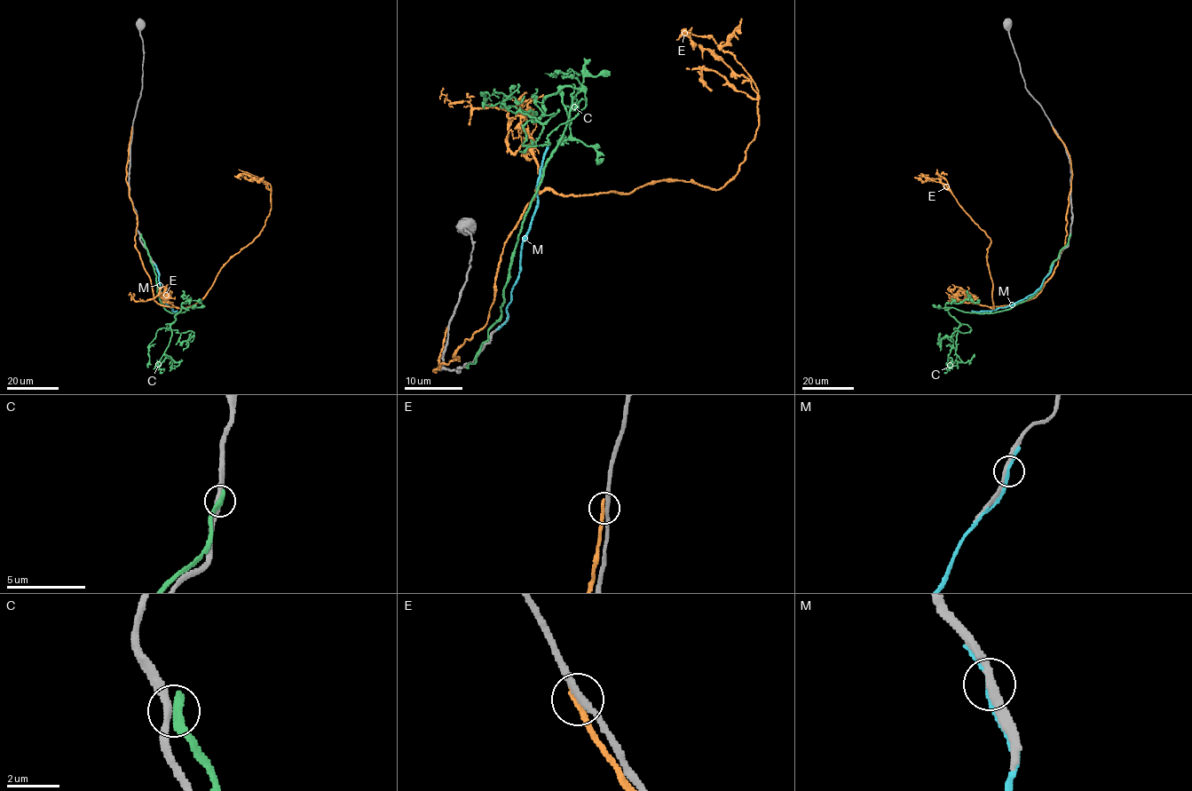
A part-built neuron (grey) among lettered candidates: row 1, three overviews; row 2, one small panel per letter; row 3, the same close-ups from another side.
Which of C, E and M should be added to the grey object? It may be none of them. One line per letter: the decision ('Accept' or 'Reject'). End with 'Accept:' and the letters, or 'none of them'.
C: Reject
E: Reject
M: Reject
Accept: none of them

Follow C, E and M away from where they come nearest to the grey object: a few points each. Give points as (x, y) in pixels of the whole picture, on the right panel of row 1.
C: (1070, 235), (1042, 287), (1032, 296), (995, 312), (946, 308), (971, 330), (956, 330), (939, 342), (941, 334)
E: (1053, 129), (1072, 172), (1067, 235), (1053, 272), (1027, 301), (991, 307), (990, 238), (949, 190), (924, 176)
M: (1052, 268), (1042, 285), (1024, 298), (991, 311), (971, 311)

